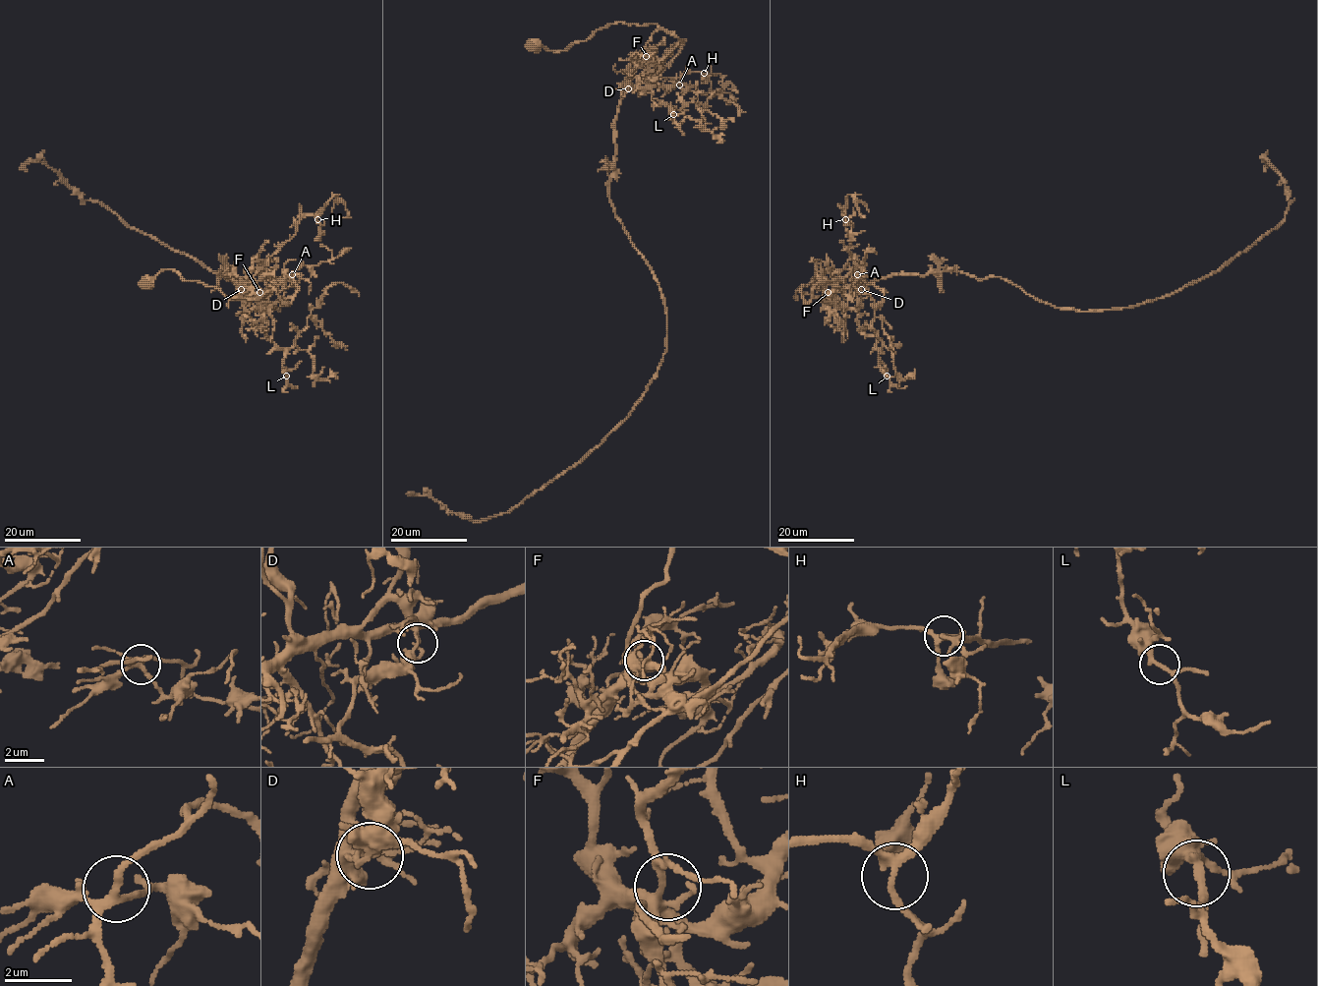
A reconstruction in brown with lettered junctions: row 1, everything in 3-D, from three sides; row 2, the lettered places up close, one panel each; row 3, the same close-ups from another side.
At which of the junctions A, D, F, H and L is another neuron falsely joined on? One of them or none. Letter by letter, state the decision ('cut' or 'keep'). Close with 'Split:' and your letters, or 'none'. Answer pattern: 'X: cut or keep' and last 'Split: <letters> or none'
A: keep
D: cut
F: keep
H: keep
L: keep
Split: D

